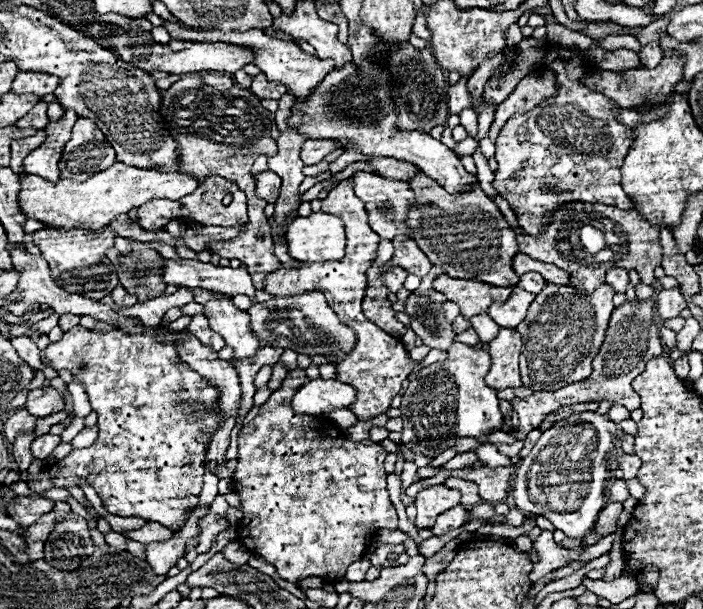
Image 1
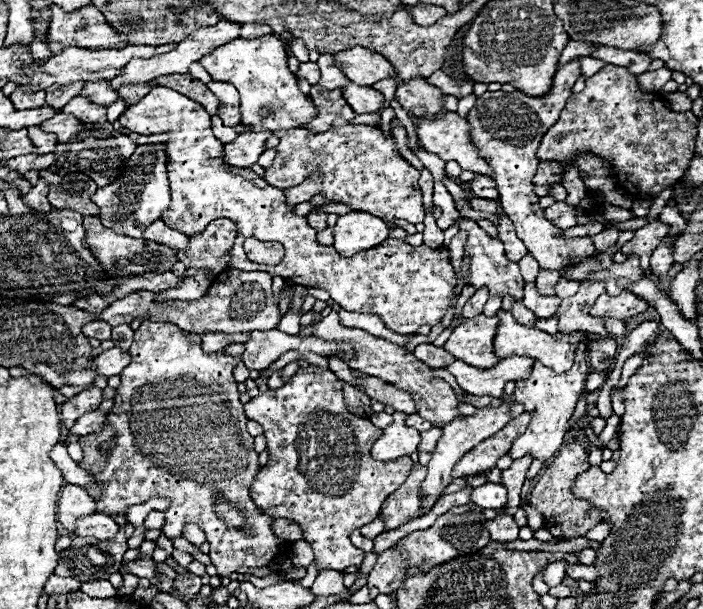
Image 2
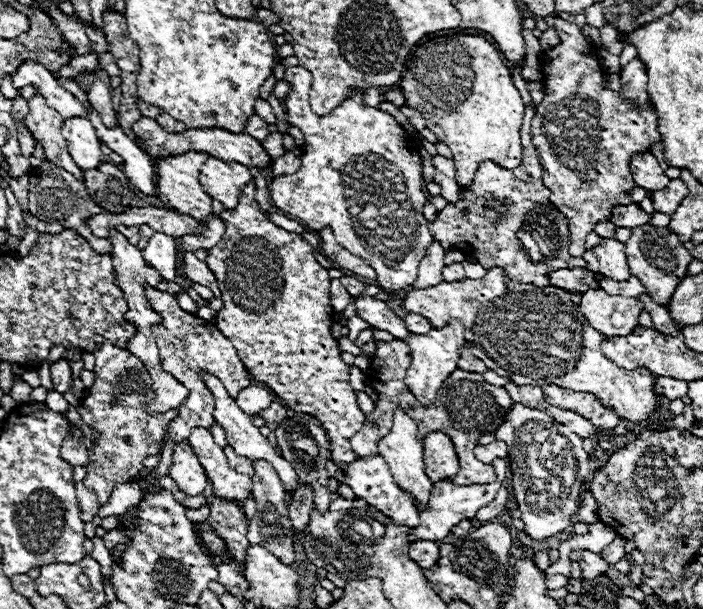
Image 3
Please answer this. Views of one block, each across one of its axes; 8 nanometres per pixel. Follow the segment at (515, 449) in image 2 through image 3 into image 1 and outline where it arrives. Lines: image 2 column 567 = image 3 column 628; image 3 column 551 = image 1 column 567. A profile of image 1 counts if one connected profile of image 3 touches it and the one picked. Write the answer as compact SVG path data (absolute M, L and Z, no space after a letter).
M546 282L542 292L530 304L526 318L516 326L522 336L522 386L534 392L554 392L566 384L586 380L586 376L592 372L592 360L598 354L608 330L610 310L614 310L614 294L614 288L606 284L596 286L594 292L586 292L572 286Z

